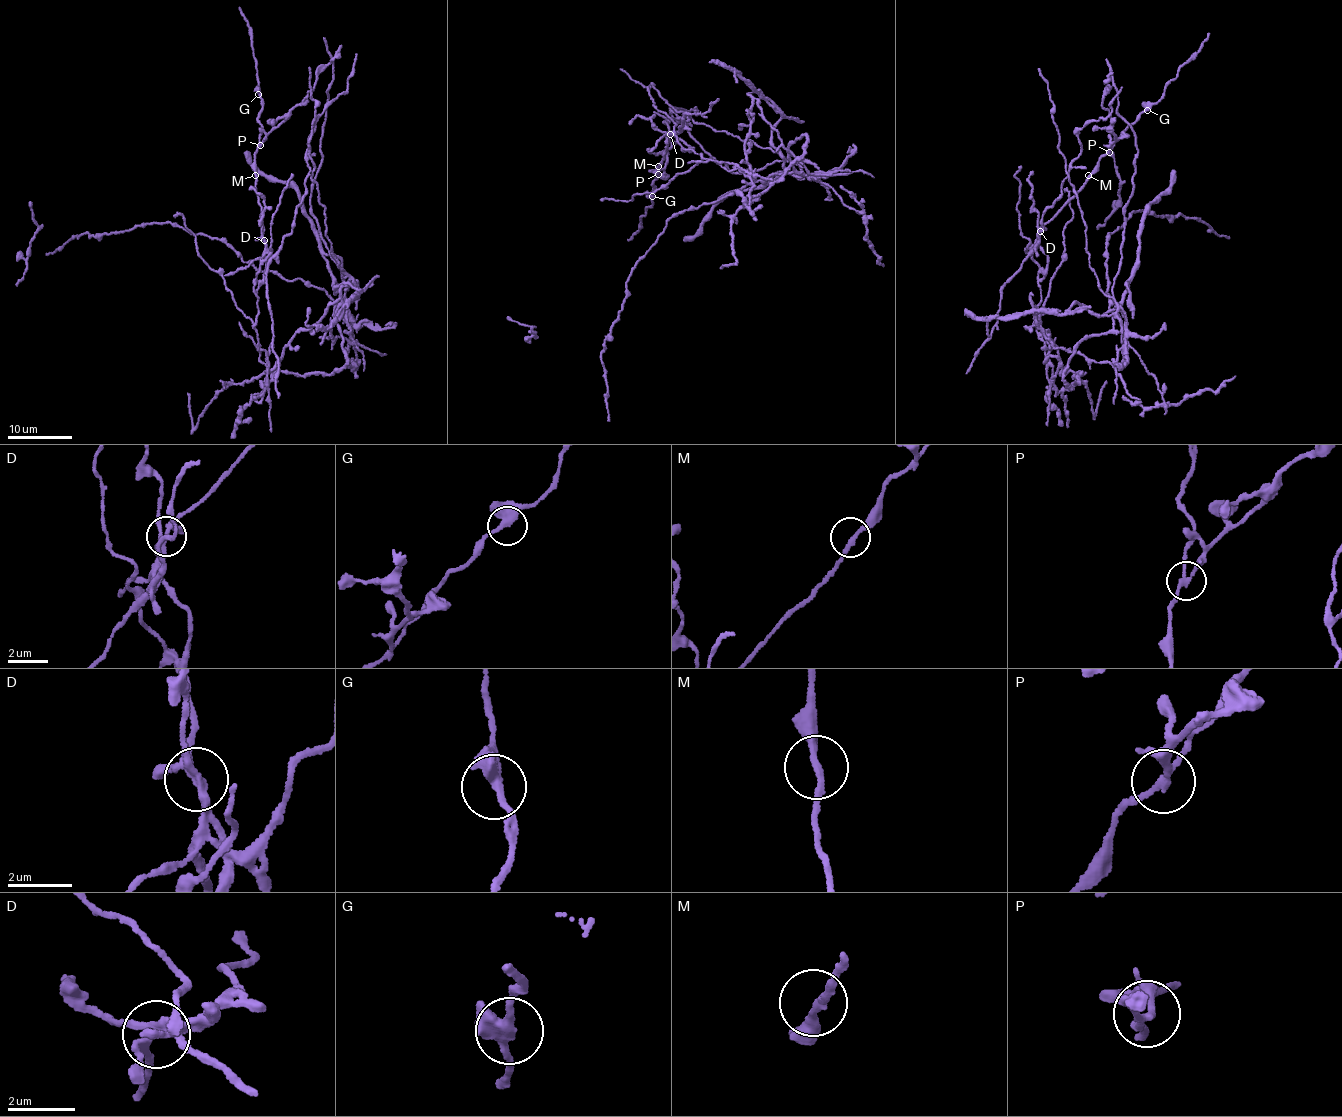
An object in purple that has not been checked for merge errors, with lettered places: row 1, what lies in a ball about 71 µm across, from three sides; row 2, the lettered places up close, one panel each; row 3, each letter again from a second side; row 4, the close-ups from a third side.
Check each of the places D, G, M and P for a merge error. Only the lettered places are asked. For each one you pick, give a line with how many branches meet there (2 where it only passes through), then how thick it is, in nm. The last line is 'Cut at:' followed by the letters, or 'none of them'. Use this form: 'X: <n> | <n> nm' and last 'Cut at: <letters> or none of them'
D: 4 | 240 nm
P: 3 | 170 nm
Cut at: D, P

